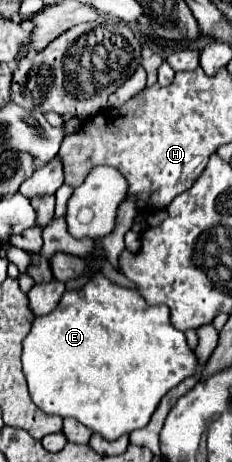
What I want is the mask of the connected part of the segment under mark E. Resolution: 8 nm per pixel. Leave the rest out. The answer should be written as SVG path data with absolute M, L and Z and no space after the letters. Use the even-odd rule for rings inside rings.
M95 273L79 291L65 291L55 311L35 317L29 335L23 339L21 361L31 399L41 411L73 417L109 441L145 427L159 399L199 369L199 359L189 349L183 331L171 325L169 309L147 305L137 291L111 283L103 273Z

